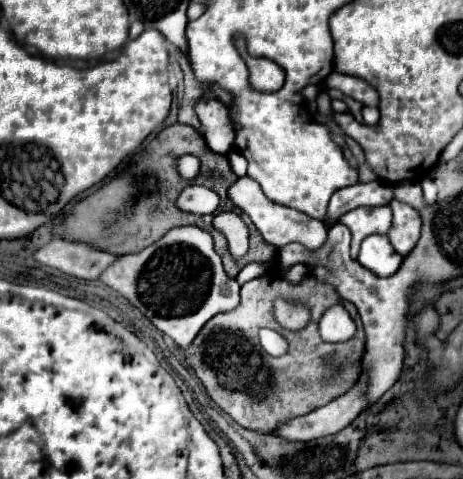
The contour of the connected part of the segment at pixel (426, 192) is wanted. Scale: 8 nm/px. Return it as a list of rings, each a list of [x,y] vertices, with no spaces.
[[[425,178],[425,180],[421,182],[421,188],[423,188],[423,198],[425,198],[425,202],[427,202],[427,204],[433,204],[433,202],[435,202],[435,196],[437,196],[437,186],[435,186],[435,182],[433,182],[431,178]]]

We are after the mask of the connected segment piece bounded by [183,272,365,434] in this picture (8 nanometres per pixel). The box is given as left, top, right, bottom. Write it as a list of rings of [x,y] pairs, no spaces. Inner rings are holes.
[[[267,272],[241,286],[241,304],[235,310],[217,314],[201,328],[191,346],[183,350],[187,356],[185,360],[189,366],[193,366],[195,374],[205,384],[211,400],[237,424],[247,430],[271,434],[279,424],[289,422],[289,418],[309,414],[311,410],[329,404],[333,398],[343,396],[355,384],[361,372],[361,360],[365,354],[365,332],[353,304],[343,302],[345,310],[357,324],[355,336],[339,344],[327,344],[319,338],[319,318],[327,308],[335,304],[339,304],[337,292],[329,284],[317,282],[313,276],[307,276],[299,286],[293,286],[281,276],[275,276],[275,272]],[[275,298],[301,302],[311,312],[311,320],[303,330],[287,330],[289,352],[281,358],[271,358],[269,354],[265,354],[257,338],[257,332],[261,328],[281,328],[273,316]],[[325,354],[339,354],[339,364],[347,364],[347,370],[351,370],[351,382],[329,382],[329,386],[323,384],[323,378],[327,374],[323,360]]]

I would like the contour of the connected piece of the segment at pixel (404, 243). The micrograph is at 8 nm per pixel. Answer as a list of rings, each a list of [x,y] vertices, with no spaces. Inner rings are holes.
[[[396,199],[391,200],[391,210],[393,210],[393,226],[389,230],[389,240],[393,244],[393,248],[401,254],[407,256],[417,240],[419,240],[419,232],[421,232],[421,216],[415,208],[411,208],[409,204],[403,204]]]

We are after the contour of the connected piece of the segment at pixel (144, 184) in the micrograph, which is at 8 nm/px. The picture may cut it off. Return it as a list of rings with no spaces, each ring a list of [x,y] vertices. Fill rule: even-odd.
[[[173,124],[157,136],[157,150],[141,150],[139,154],[135,154],[131,158],[131,162],[115,178],[111,178],[95,194],[77,202],[73,206],[71,214],[65,214],[63,218],[59,218],[59,222],[51,230],[53,236],[63,238],[63,240],[83,242],[83,244],[89,244],[93,248],[99,248],[99,250],[111,252],[111,254],[127,254],[127,252],[139,252],[139,250],[151,246],[153,242],[157,242],[163,234],[167,234],[175,226],[193,224],[193,226],[207,230],[213,236],[215,252],[221,256],[227,276],[235,278],[239,274],[239,270],[249,262],[269,262],[269,260],[273,260],[275,254],[277,254],[275,246],[269,246],[267,242],[263,242],[261,234],[255,230],[251,220],[243,218],[245,224],[249,226],[249,232],[251,232],[249,252],[247,252],[245,258],[233,260],[231,254],[227,252],[225,236],[221,232],[217,232],[215,228],[211,228],[213,226],[211,224],[213,214],[211,216],[195,216],[195,214],[179,212],[175,208],[177,196],[187,186],[179,178],[179,174],[175,172],[175,164],[177,164],[177,158],[181,154],[201,156],[201,174],[195,182],[209,186],[213,192],[217,192],[221,196],[223,202],[227,202],[227,188],[237,180],[237,176],[231,172],[227,156],[211,152],[207,148],[207,144],[203,142],[203,138],[197,134],[195,128],[183,126],[183,124]],[[95,212],[99,212],[99,214],[95,216]]]

